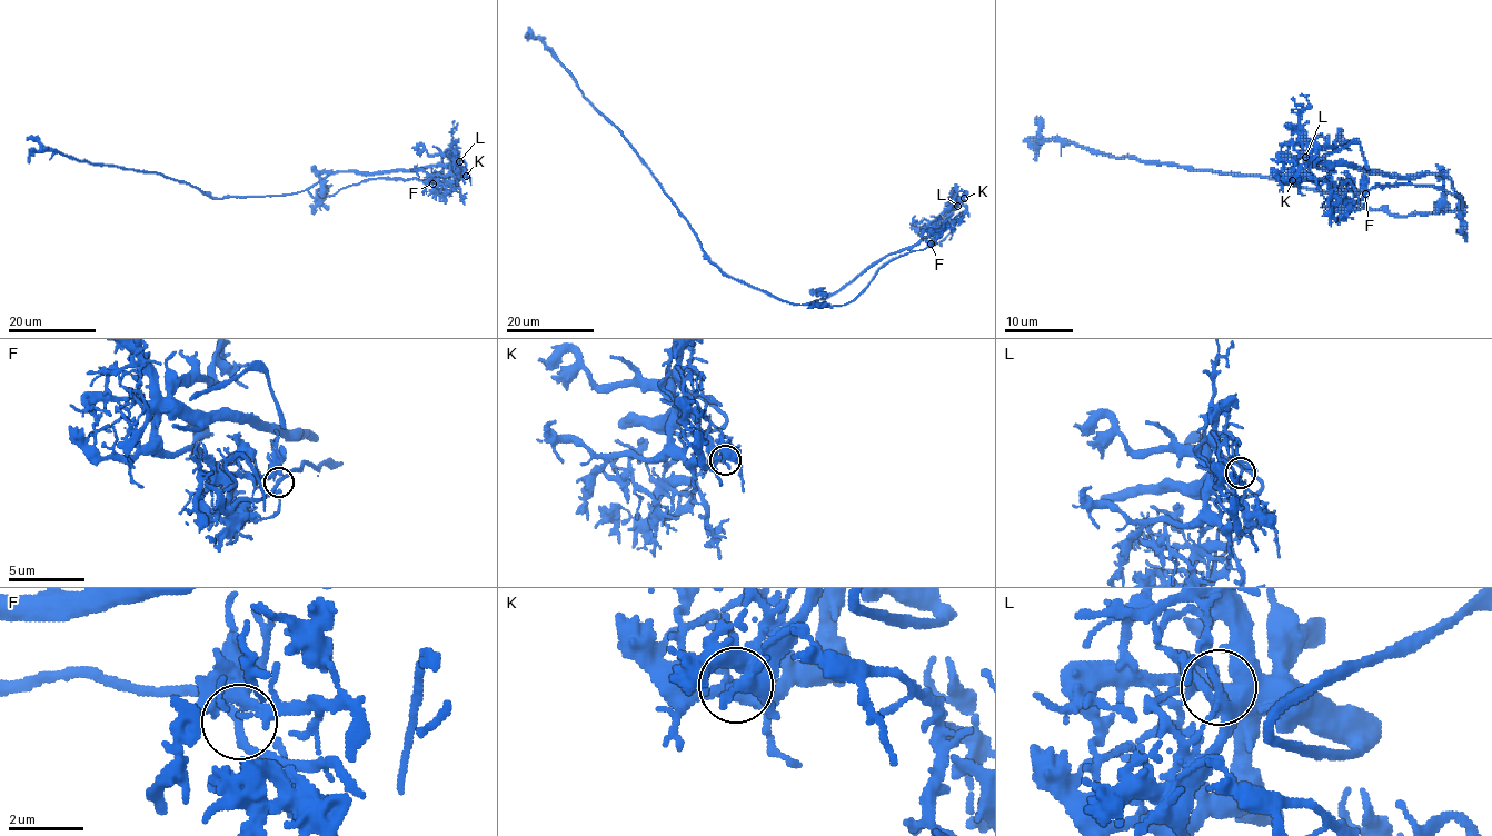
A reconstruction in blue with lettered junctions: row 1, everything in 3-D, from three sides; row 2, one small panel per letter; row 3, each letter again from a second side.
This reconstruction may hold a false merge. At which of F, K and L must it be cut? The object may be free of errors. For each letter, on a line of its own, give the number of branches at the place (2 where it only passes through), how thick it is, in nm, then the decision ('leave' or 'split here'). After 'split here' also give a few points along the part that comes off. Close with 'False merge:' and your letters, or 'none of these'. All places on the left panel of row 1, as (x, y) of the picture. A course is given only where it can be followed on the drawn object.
F: branches 4; calibre 240 nm; leave
K: branches 4; calibre 260 nm; split here; course (465, 176), (465, 169), (467, 172), (453, 181), (364, 179), (327, 196), (314, 215)
L: branches 4; calibre 200 nm; leave
False merge: K

